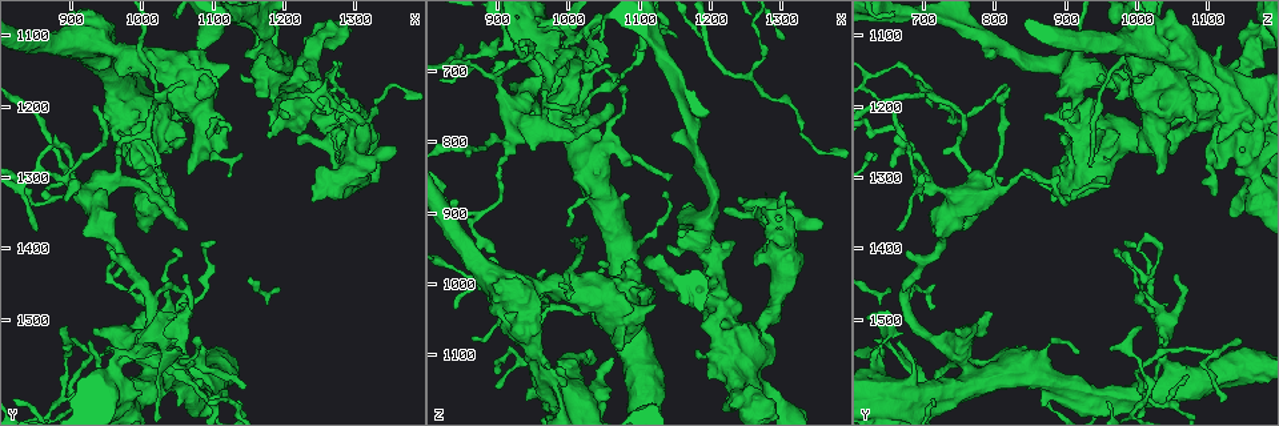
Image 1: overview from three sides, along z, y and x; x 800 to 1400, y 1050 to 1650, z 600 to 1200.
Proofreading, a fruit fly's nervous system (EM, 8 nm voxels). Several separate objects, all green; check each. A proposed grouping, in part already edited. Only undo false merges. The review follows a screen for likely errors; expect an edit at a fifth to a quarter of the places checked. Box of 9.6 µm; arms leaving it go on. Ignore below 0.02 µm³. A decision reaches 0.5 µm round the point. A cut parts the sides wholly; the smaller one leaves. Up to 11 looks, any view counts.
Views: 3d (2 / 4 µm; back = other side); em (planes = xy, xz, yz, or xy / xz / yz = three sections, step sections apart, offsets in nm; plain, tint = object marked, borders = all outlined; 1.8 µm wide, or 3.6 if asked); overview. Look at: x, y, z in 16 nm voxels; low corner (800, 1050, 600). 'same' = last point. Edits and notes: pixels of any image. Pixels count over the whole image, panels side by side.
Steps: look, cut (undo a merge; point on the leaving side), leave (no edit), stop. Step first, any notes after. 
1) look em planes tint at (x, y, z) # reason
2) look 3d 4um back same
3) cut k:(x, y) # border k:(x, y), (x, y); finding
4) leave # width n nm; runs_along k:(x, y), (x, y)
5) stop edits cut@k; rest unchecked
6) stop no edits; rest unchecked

look em 3.6um yz step 16 plain at (1235, 1115, 1155) # a narrow waist

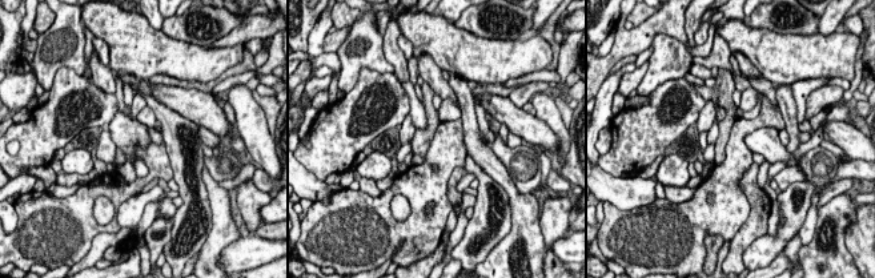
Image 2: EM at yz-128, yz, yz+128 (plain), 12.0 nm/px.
look em 3.6um yz step 16 tint same # where the object lies

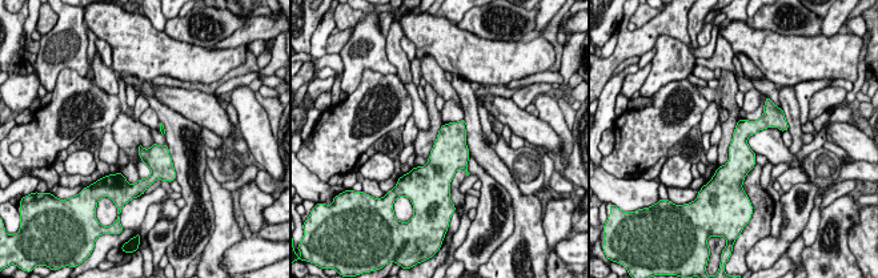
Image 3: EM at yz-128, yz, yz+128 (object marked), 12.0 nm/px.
leave # width 60 nm; all the same cell

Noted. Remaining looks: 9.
look em 3.6um planes tint at (1295, 1260, 935) # branch point

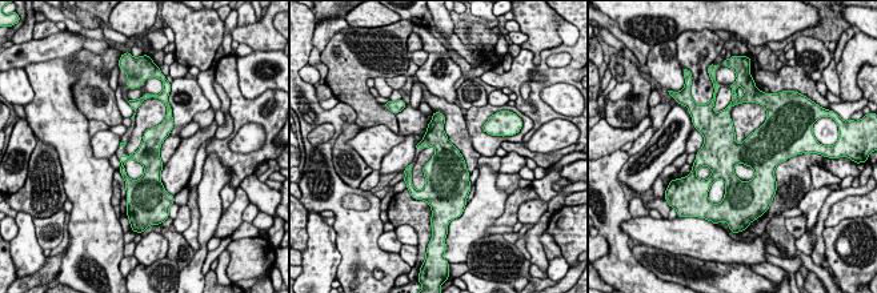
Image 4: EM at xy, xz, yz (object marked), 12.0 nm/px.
leave # runs_along 4:(167, 123), (139, 188); all the same cell

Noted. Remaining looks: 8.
look em xz step 4 tint at (1220, 1180, 1025) # touches itself

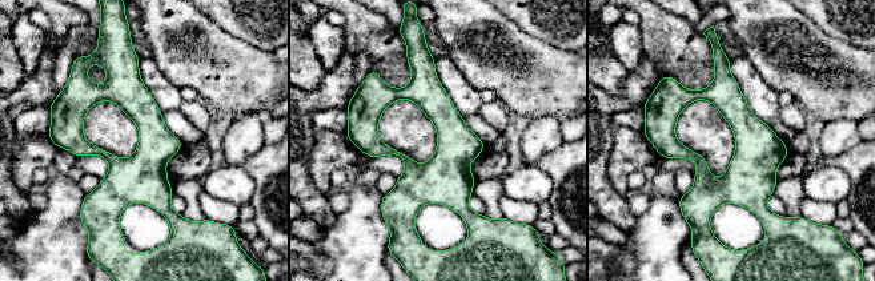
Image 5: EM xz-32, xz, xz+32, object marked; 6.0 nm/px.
leave # runs_along 5:(133, 61), (151, 187), (171, 215); continuous, no second cell

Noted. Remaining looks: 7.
look 3d 4um at (965, 1185, 1140) # calibre changes

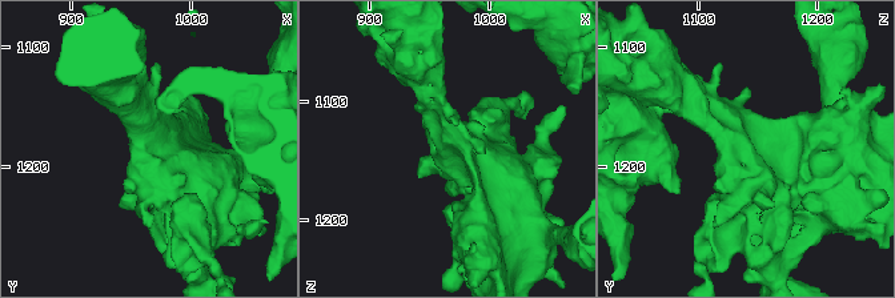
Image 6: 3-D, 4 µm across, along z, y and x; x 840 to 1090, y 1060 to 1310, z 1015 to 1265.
look em 3.6um yz step 8 tint at (968, 1188, 1138) # shape alone is not enough

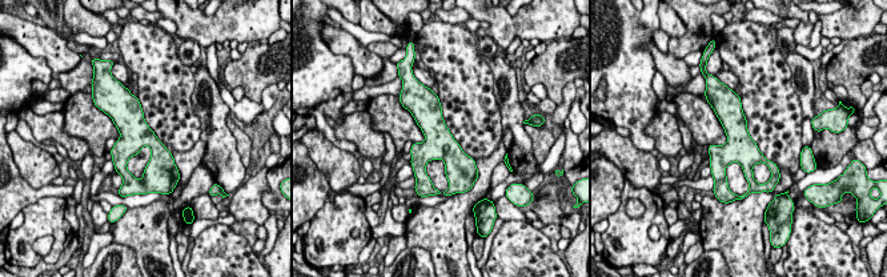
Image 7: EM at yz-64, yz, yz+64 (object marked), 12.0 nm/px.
look em 3.6um planes tint same

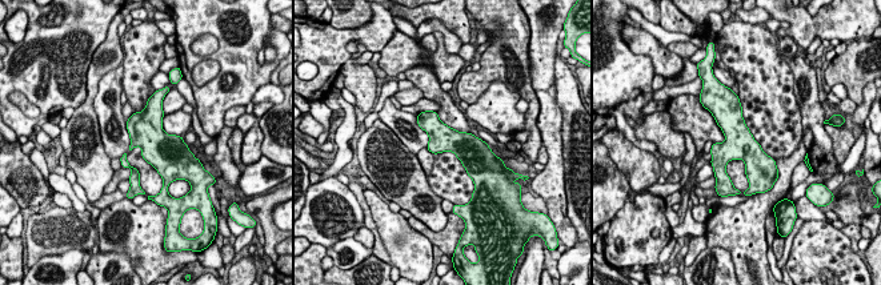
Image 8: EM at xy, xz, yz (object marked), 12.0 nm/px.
leave # all the same cell

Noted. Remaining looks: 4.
stop no edits; rest unchecked

